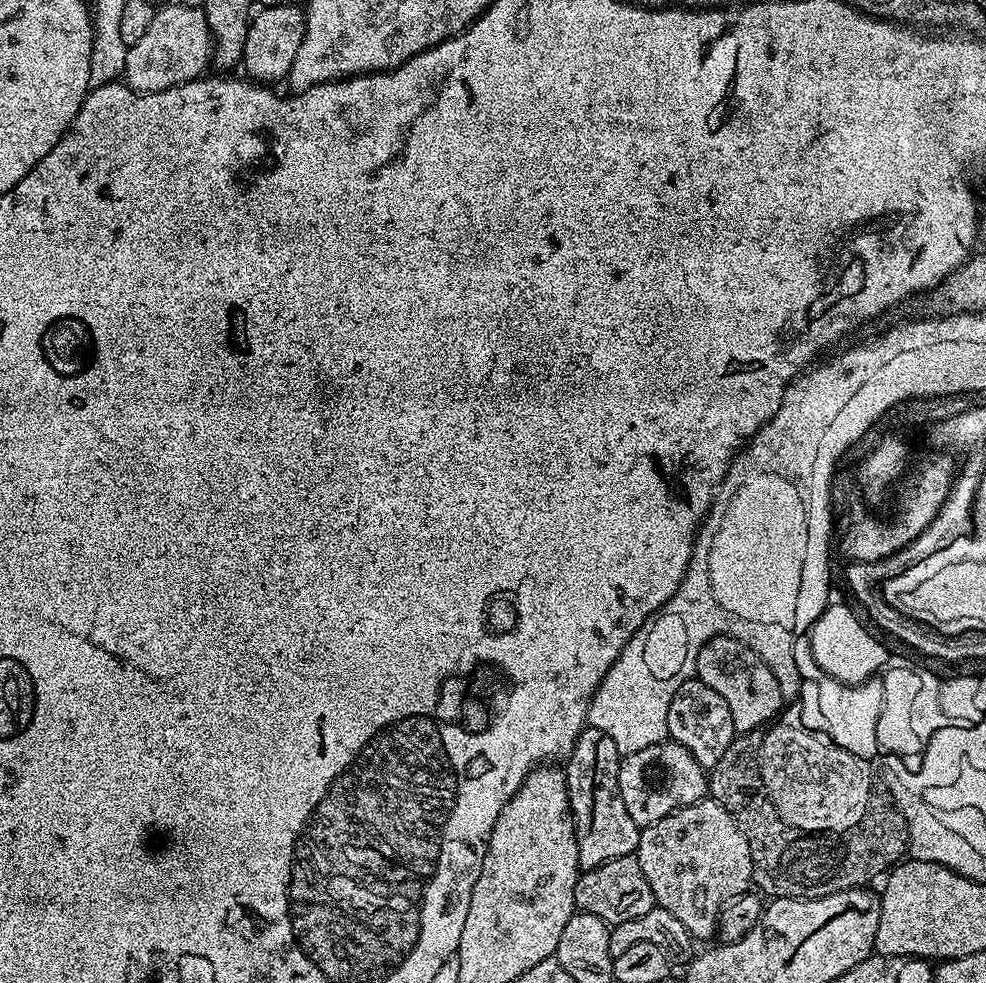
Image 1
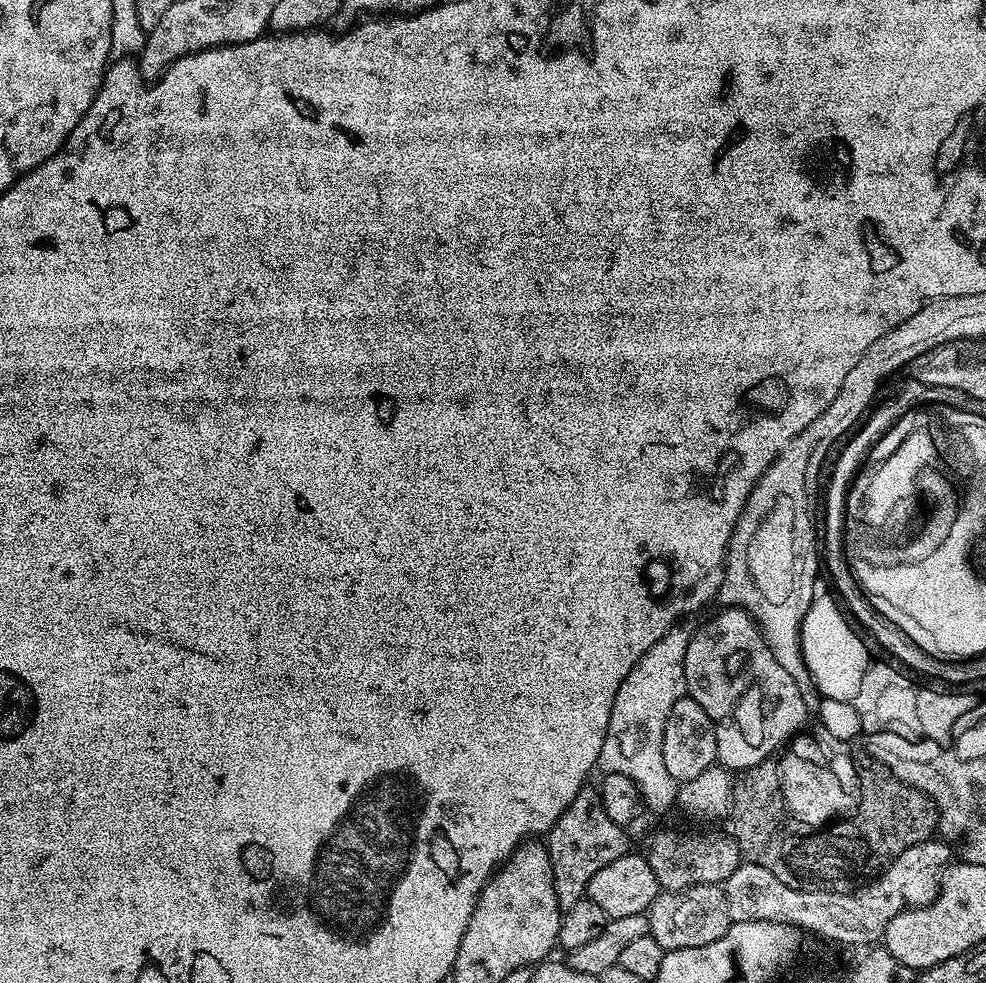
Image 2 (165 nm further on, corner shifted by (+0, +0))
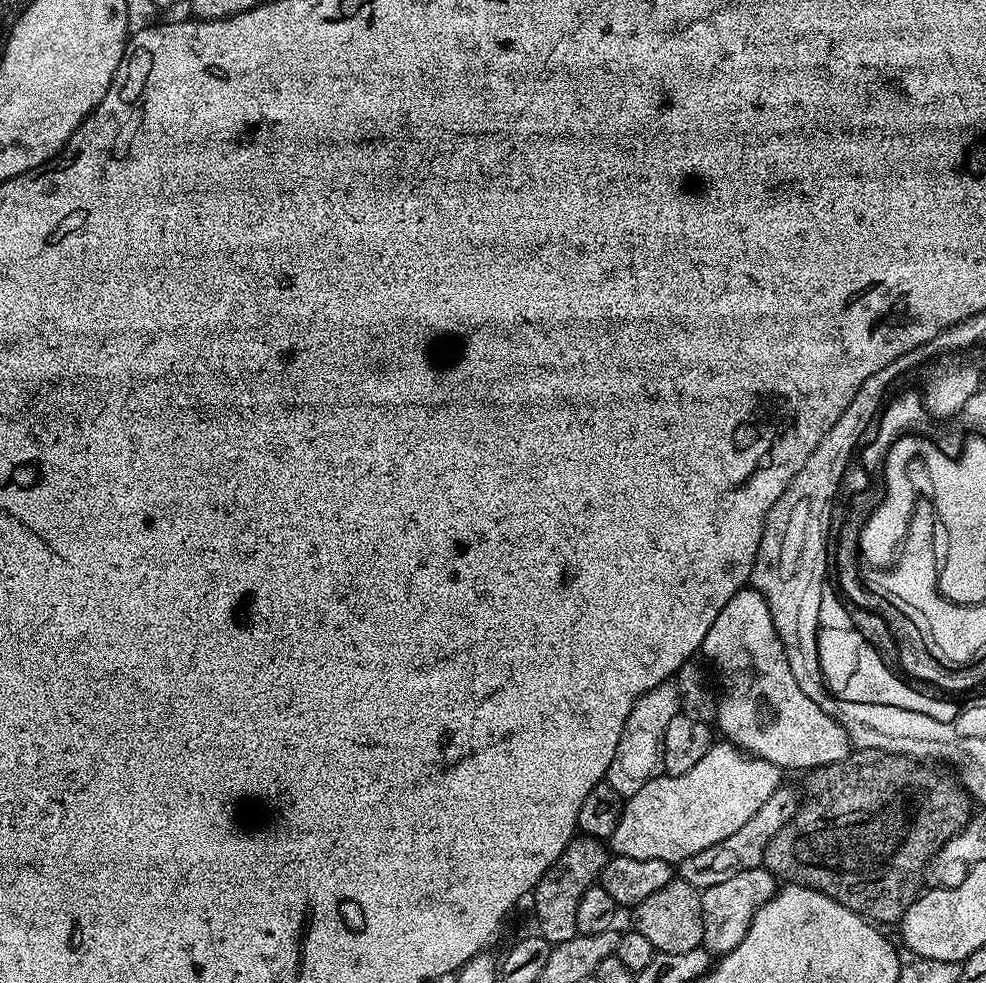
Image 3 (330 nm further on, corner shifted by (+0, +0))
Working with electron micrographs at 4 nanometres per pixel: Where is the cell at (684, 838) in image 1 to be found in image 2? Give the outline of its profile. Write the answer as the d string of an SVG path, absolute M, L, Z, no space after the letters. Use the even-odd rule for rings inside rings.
M676 828L658 829L648 840L646 855L650 862L650 870L654 870L654 878L658 878L661 889L666 892L678 892L699 884L723 885L742 863L740 847L736 845L735 839L725 832L679 832Z

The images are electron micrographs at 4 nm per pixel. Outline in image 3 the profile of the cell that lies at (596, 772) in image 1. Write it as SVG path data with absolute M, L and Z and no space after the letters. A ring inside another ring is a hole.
M583 834L577 835L566 850L546 870L546 874L537 882L534 889L536 896L536 924L539 935L546 938L550 945L570 942L577 936L578 902L588 888L600 879L600 872L606 867L610 852L601 841Z

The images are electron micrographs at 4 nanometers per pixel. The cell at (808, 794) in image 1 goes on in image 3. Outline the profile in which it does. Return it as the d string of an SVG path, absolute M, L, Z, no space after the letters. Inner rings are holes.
M859 749L849 751L848 756L838 762L809 771L807 773L808 792L812 797L805 804L803 801L799 805L796 815L792 817L792 821L782 830L778 830L778 834L774 834L774 838L770 838L764 851L763 867L767 868L777 881L801 884L803 888L813 888L826 894L831 900L837 900L851 912L871 914L873 917L884 916L886 923L895 925L904 917L904 912L910 903L909 897L906 898L905 894L900 892L900 887L913 875L914 858L917 857L916 852L921 852L920 844L924 844L924 840L932 840L932 836L948 836L948 832L952 832L952 828L956 828L956 824L963 828L966 823L963 811L968 806L968 804L959 803L964 796L956 796L956 792L952 791L954 784L940 784L944 776L939 771L931 772L930 769L923 768L918 761L911 759L914 758L908 754L899 756L893 752L883 752L878 749Z

